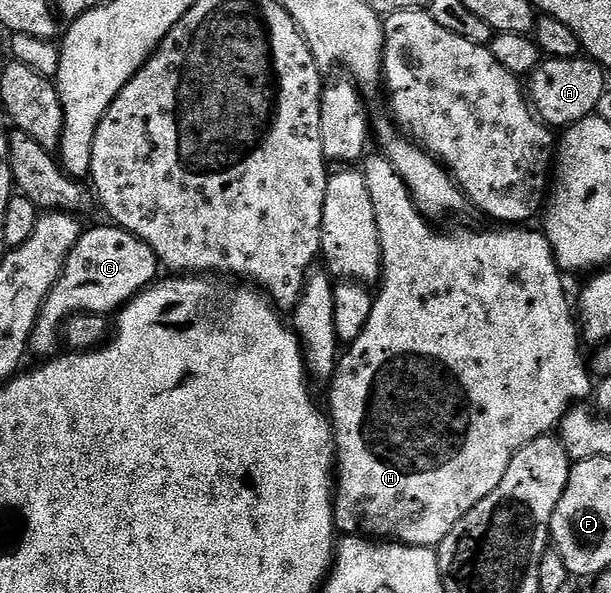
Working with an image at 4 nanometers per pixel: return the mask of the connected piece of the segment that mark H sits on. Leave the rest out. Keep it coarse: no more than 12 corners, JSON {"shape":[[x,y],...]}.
{"shape":[[435,232],[328,396],[336,526],[436,548],[593,395],[544,232]]}

